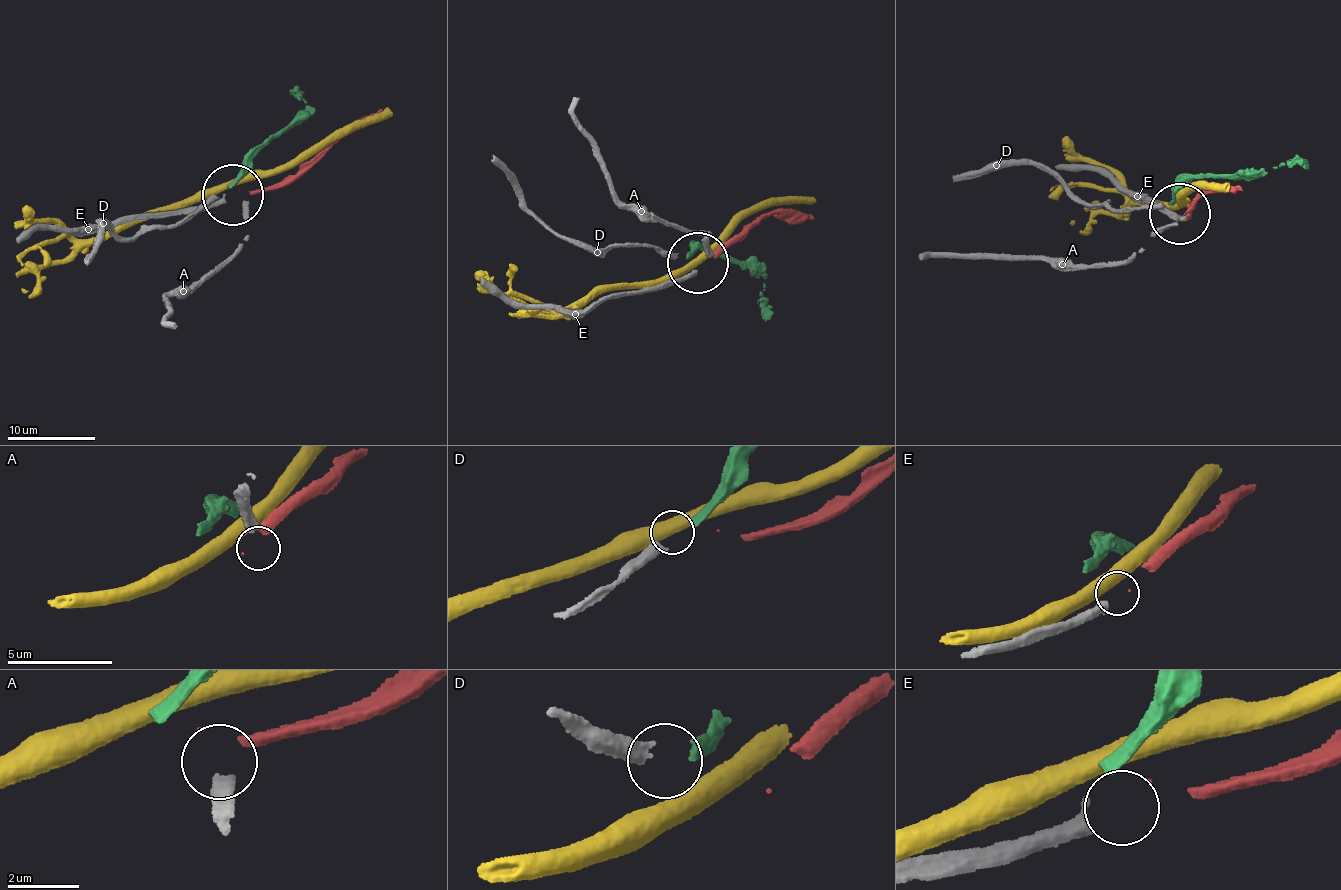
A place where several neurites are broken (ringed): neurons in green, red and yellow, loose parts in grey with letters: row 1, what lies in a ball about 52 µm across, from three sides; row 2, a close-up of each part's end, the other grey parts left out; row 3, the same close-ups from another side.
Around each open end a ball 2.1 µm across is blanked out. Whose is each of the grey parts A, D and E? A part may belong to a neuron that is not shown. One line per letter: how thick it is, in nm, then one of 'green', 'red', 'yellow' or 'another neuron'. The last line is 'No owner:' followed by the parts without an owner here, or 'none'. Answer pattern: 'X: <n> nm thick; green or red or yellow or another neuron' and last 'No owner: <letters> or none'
A: 380 nm thick; another neuron
D: 440 nm thick; green
E: 380 nm thick; red
No owner: A

